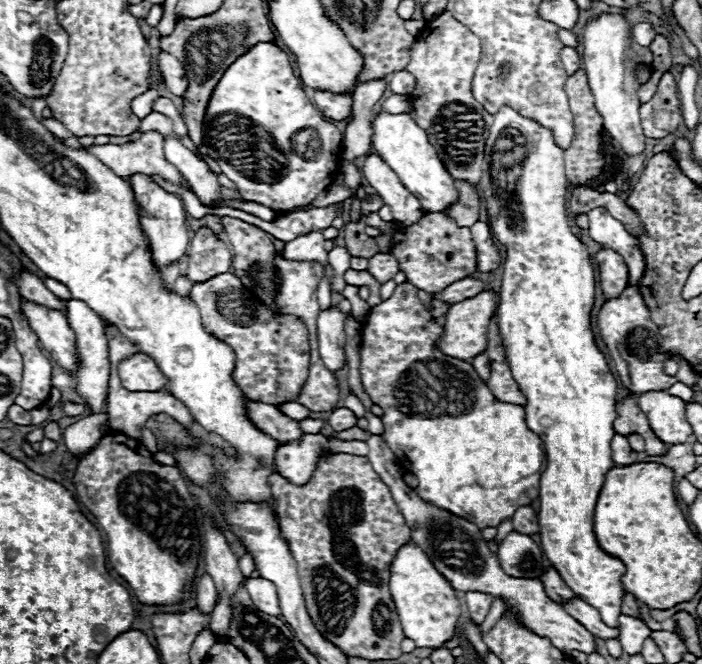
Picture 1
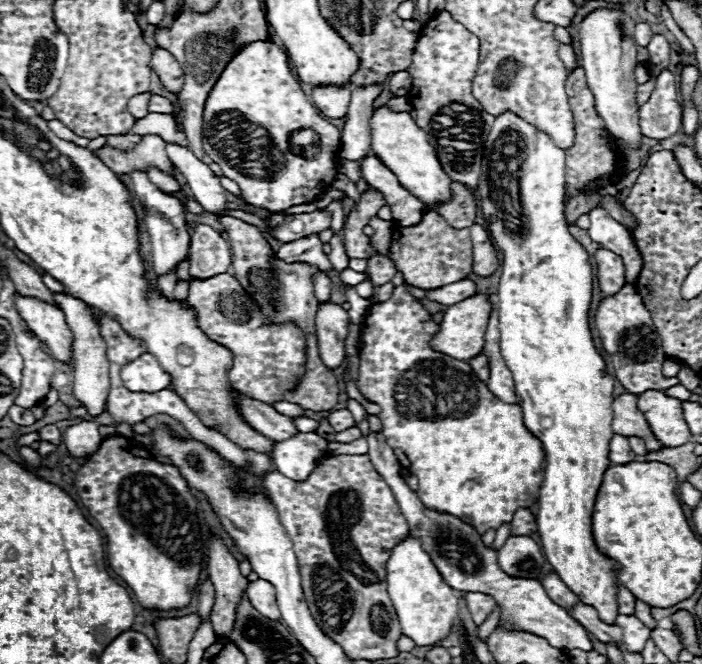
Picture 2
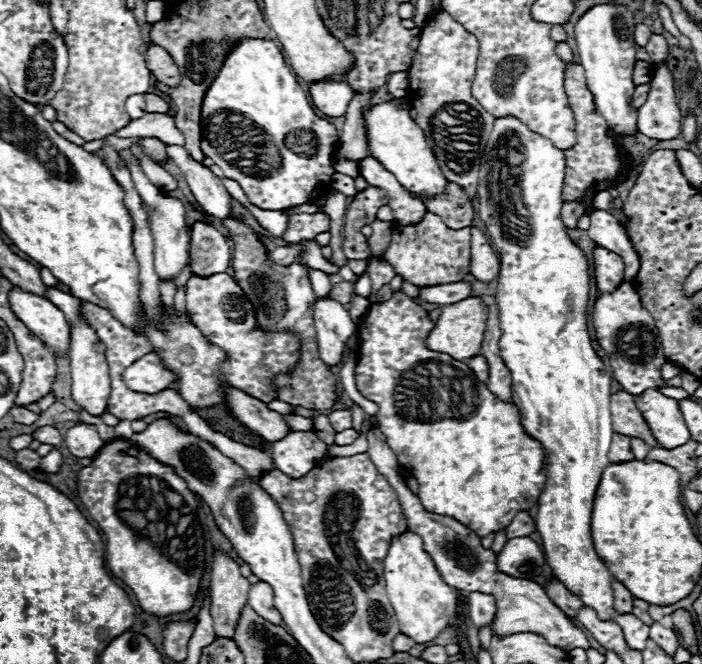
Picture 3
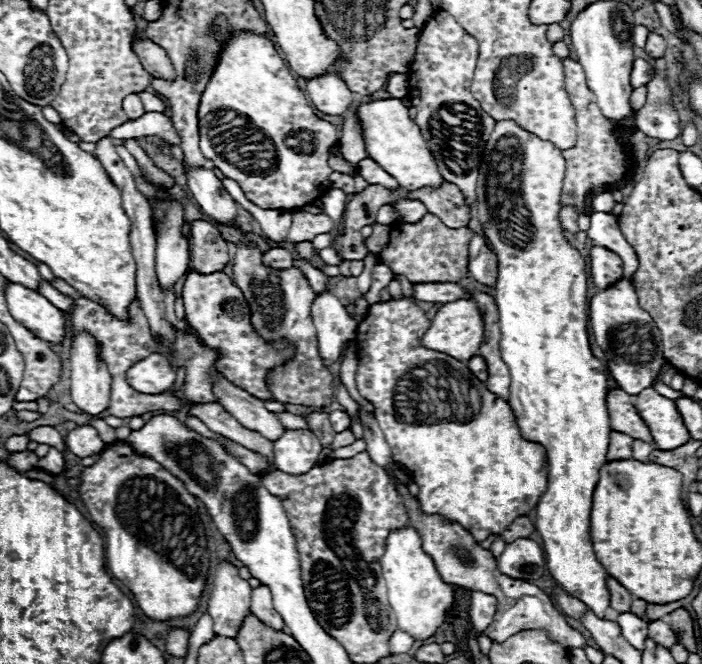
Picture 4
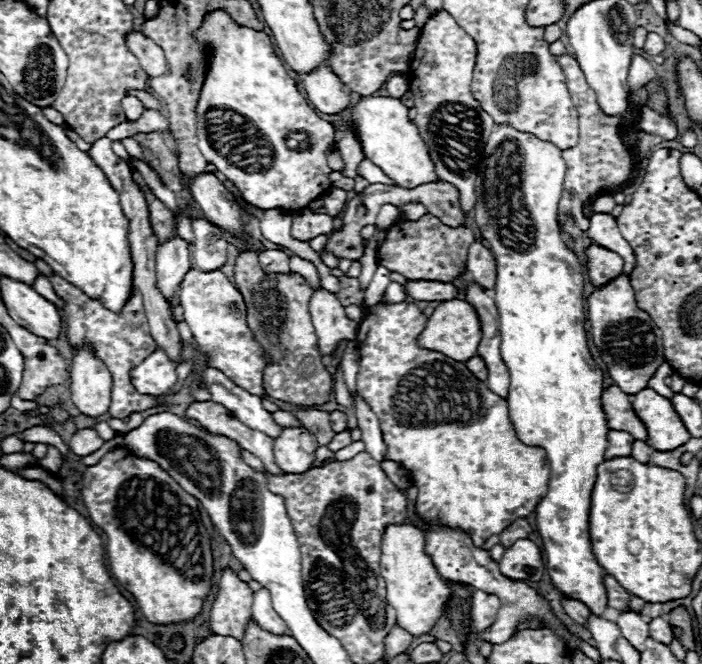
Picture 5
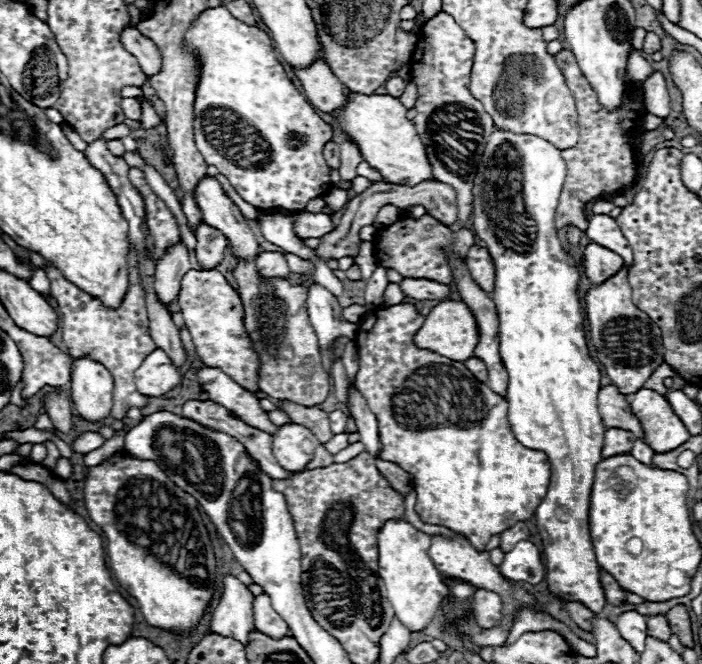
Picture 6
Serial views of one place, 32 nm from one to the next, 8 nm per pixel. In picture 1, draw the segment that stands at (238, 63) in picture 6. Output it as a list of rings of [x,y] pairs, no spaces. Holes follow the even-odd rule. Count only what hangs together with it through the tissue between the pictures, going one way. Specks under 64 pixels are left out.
[[[272,42],[254,44],[244,56],[236,58],[226,68],[224,76],[220,78],[208,100],[206,122],[208,134],[204,134],[204,146],[208,150],[208,156],[220,164],[222,174],[238,186],[240,196],[248,202],[264,204],[266,208],[276,208],[278,212],[290,210],[294,206],[310,204],[320,192],[330,188],[330,184],[334,182],[334,174],[338,172],[340,160],[342,132],[334,124],[326,122],[318,108],[312,106],[306,92],[302,90],[302,82],[292,70],[288,54]],[[304,128],[314,128],[320,136],[320,152],[314,156],[314,160],[300,158],[292,150],[292,136]]]

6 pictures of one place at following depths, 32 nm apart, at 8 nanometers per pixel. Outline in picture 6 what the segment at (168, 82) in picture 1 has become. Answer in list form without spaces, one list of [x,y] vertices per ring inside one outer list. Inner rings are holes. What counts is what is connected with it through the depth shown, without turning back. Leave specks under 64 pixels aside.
[[[128,26],[124,32],[122,32],[122,44],[124,48],[138,58],[138,64],[140,68],[152,76],[160,70],[160,52],[158,48],[154,46],[152,40],[148,40],[146,36],[142,36],[134,26]]]

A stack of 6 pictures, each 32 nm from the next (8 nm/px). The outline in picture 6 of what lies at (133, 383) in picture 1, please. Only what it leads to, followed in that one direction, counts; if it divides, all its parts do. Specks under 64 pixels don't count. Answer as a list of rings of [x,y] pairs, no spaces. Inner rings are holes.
[[[156,348],[134,372],[134,380],[140,394],[160,398],[180,384],[180,374],[172,360],[166,356],[166,352]]]

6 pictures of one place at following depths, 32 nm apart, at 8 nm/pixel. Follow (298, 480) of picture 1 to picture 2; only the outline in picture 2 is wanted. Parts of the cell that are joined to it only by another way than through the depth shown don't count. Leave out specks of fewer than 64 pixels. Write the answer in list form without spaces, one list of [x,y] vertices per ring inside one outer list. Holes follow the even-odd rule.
[[[298,432],[296,436],[276,442],[272,460],[278,472],[290,480],[304,480],[316,468],[318,460],[326,454],[328,442],[314,432]]]

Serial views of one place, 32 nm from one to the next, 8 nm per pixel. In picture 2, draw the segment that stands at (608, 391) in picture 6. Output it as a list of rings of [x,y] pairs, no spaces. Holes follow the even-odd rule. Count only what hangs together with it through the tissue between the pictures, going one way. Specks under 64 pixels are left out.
[[[624,392],[620,396],[614,396],[612,412],[614,412],[612,430],[616,434],[622,434],[622,436],[640,436],[646,442],[648,450],[660,450],[662,448],[662,444],[652,434],[646,418],[644,418],[644,414],[636,406],[636,394]]]

